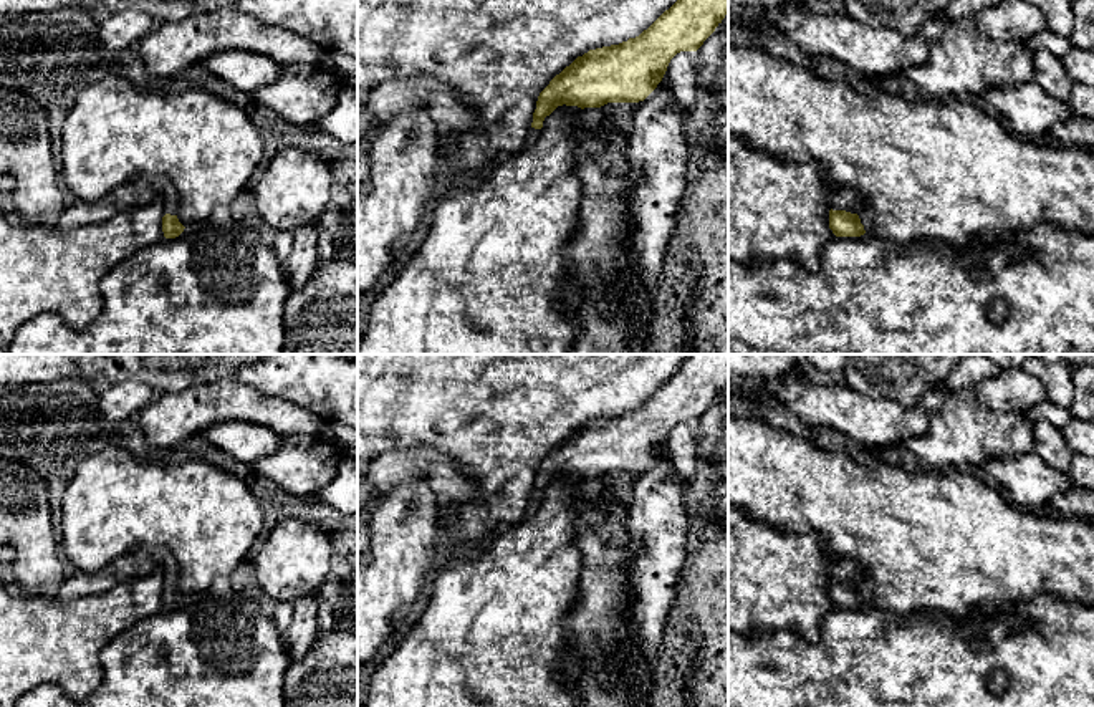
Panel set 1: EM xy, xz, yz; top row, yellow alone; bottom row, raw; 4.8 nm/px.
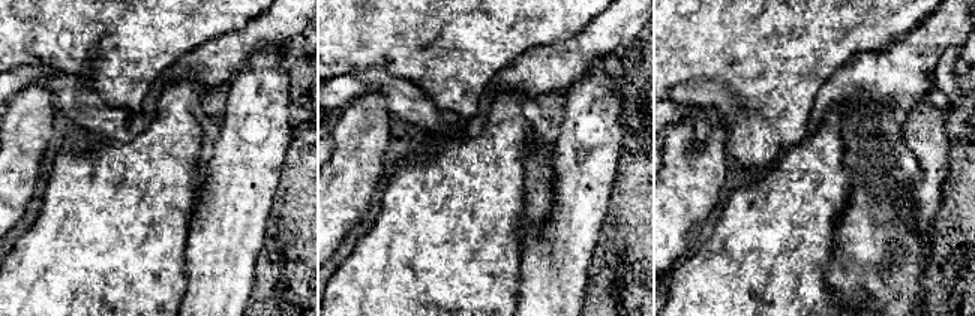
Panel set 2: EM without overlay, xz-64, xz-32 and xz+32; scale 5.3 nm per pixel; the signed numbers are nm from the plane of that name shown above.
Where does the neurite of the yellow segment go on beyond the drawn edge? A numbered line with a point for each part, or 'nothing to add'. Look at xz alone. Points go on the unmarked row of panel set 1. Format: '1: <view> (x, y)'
1: xz (532, 509)

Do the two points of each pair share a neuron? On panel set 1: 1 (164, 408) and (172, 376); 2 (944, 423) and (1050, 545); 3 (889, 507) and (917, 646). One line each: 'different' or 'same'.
1: different
2: different
3: different

